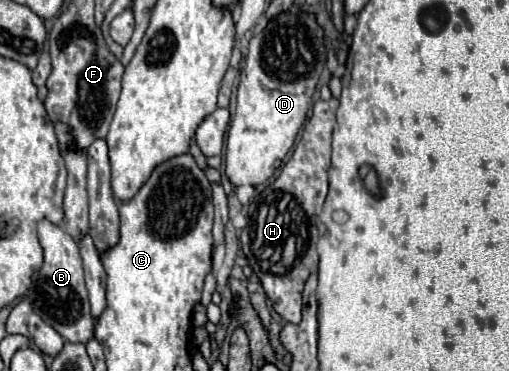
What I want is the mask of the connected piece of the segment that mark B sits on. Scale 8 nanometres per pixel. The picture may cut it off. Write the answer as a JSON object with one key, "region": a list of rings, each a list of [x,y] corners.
{"region":[[[41,219],[37,227],[39,243],[45,251],[45,261],[41,269],[35,271],[31,277],[31,289],[27,293],[27,299],[29,303],[33,303],[33,311],[39,311],[45,323],[49,323],[65,341],[87,343],[89,339],[93,339],[93,315],[89,311],[79,247],[71,235],[65,235],[59,225],[47,219]]]}

